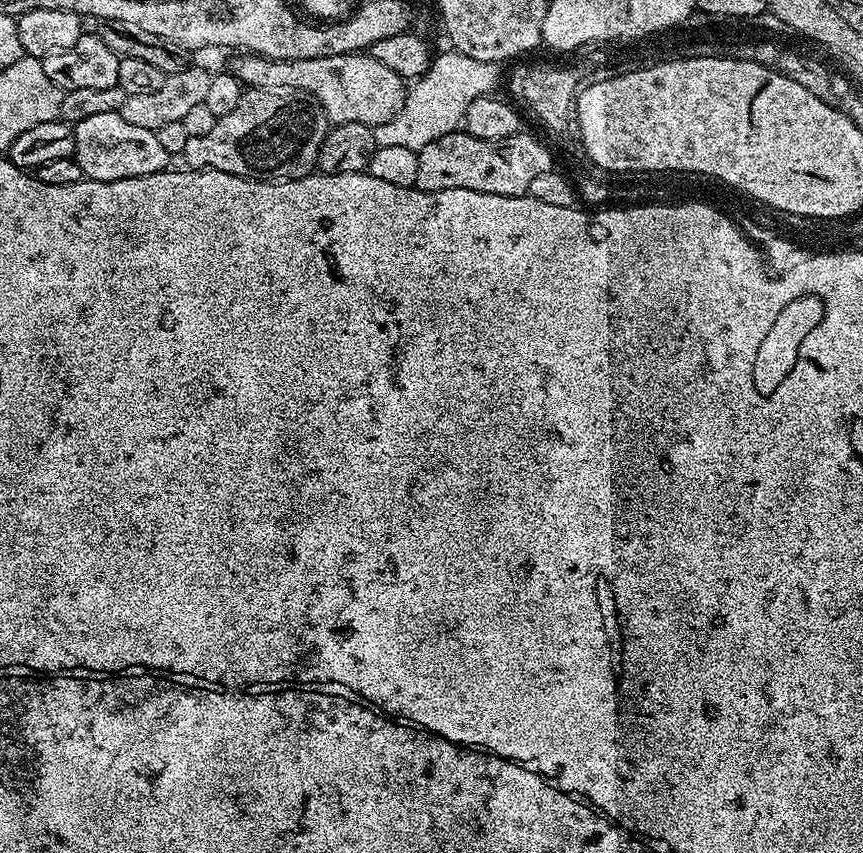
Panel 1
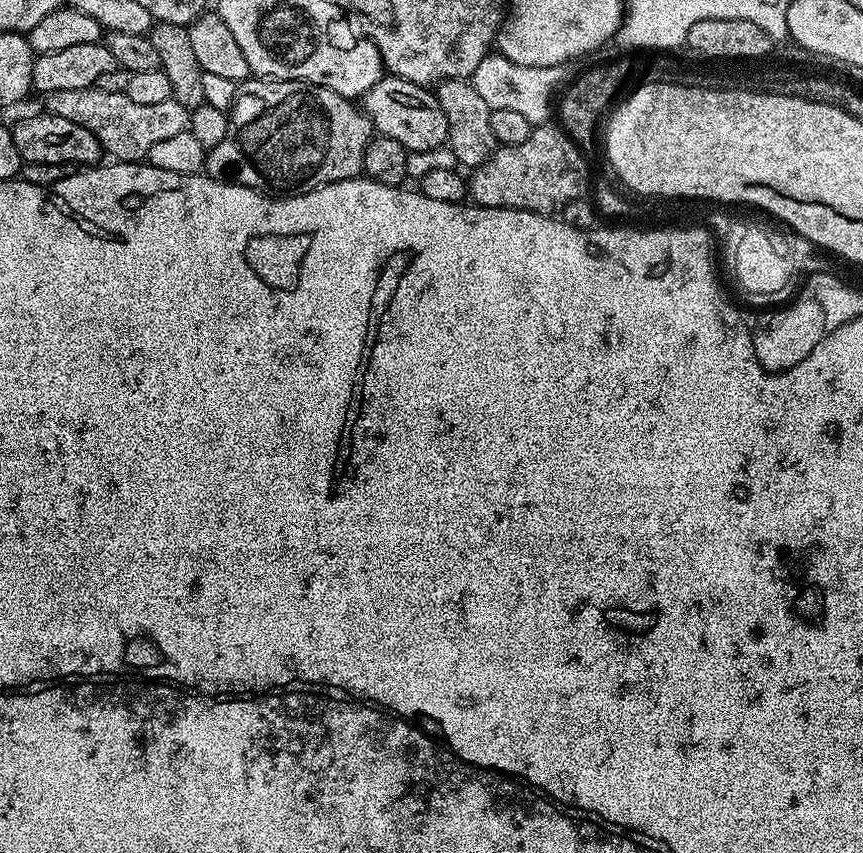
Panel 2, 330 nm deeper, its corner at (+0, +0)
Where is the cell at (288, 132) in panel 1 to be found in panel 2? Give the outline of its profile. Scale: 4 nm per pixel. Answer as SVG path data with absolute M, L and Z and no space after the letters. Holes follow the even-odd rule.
M249 78L237 87L236 101L228 112L228 129L226 138L218 142L218 146L207 149L206 172L214 180L221 180L227 184L241 184L247 188L254 188L265 194L299 194L321 188L323 184L333 184L339 180L354 180L363 173L364 154L366 146L372 141L374 129L367 116L353 101L345 100L343 96L334 94L334 90L323 88L317 84L307 84L305 80L269 80L267 78Z

